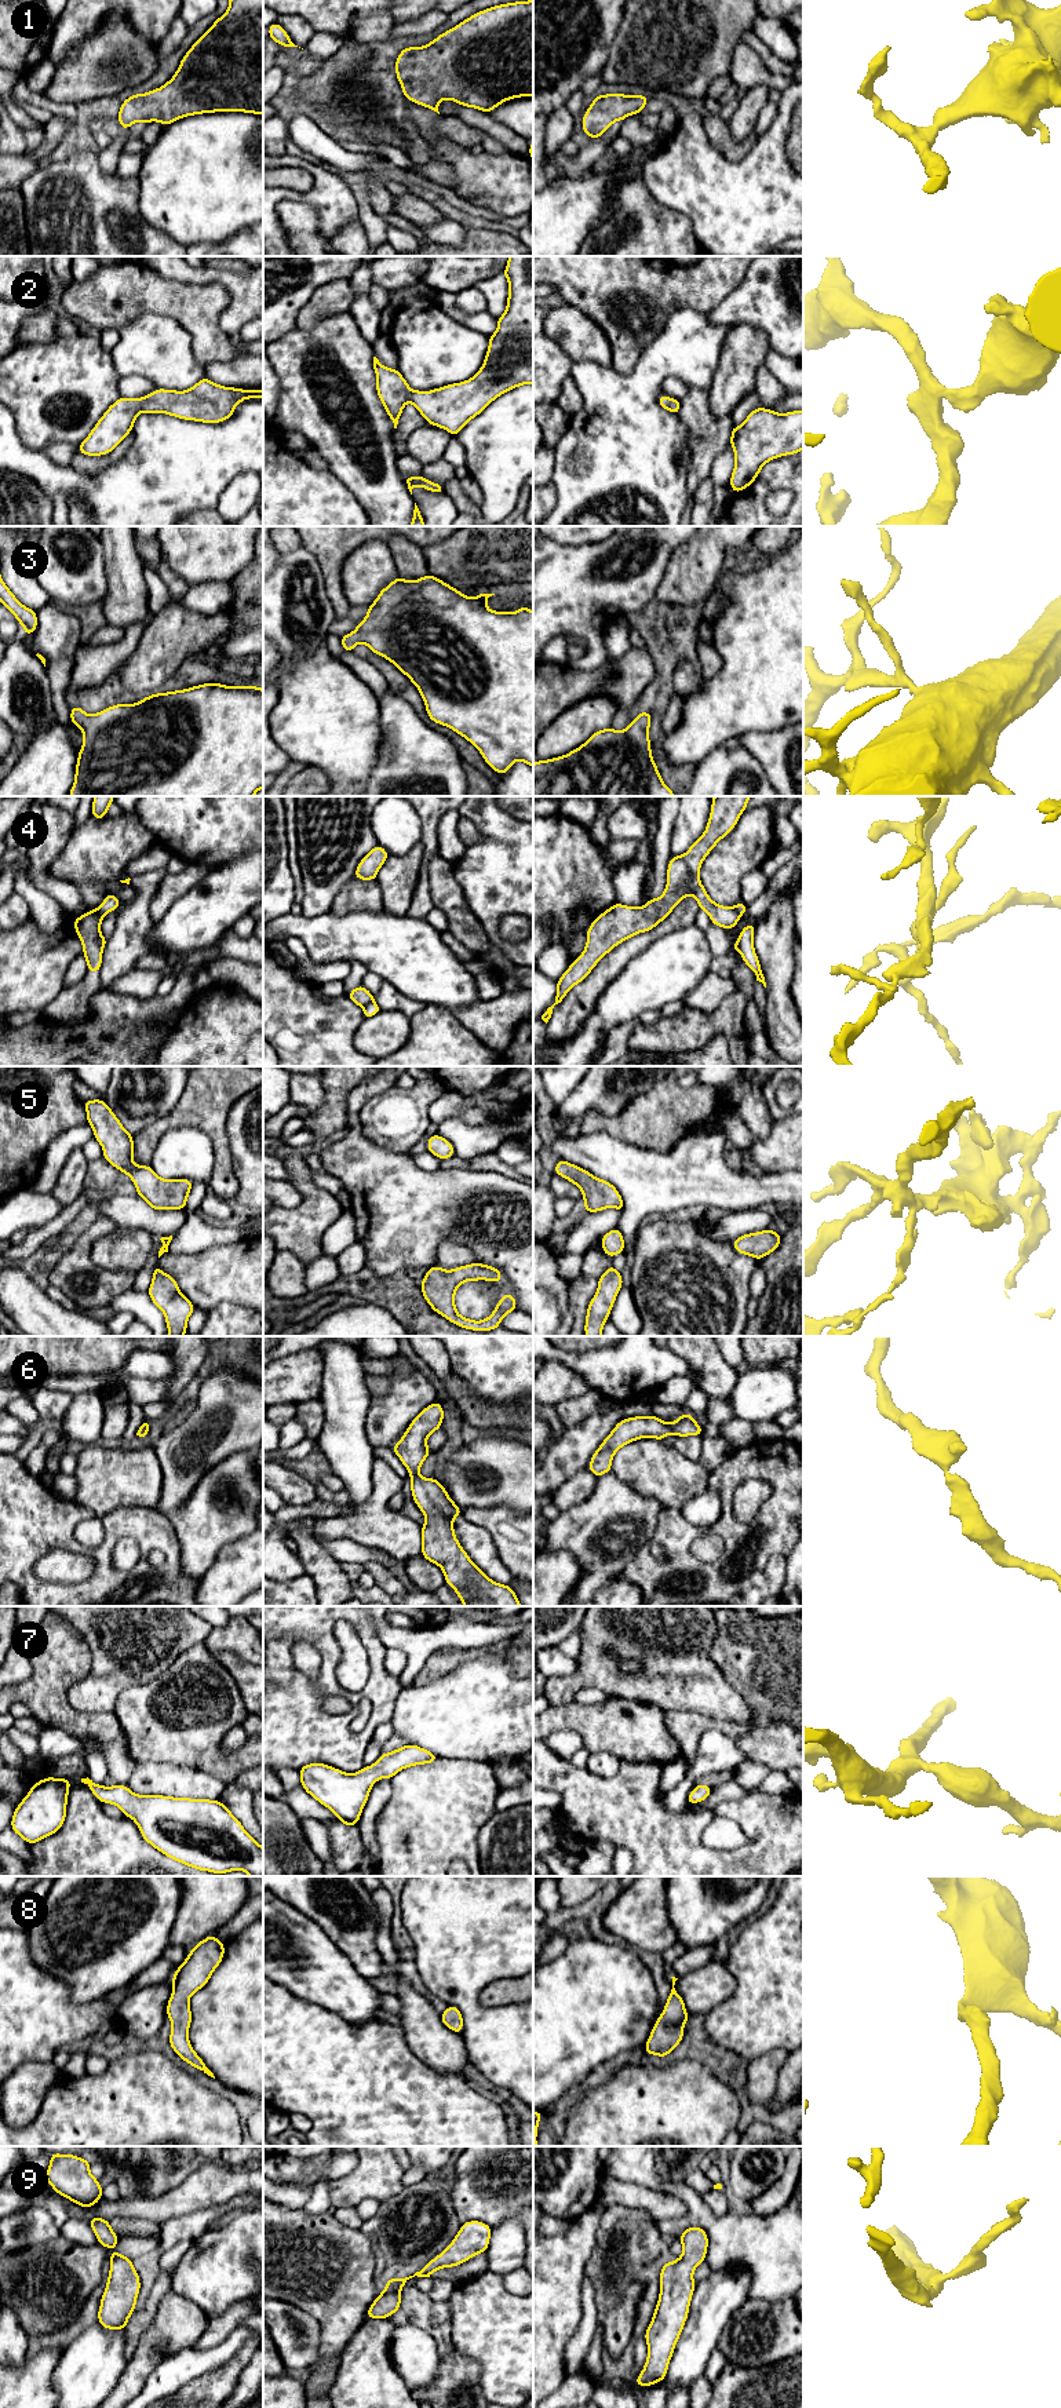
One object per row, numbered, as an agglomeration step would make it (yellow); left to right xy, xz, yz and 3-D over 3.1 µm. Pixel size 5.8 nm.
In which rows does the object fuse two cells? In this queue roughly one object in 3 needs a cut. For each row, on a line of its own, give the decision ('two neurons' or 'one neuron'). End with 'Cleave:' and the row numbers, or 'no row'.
1: one neuron
2: one neuron
3: one neuron
4: one neuron
5: one neuron
6: one neuron
7: one neuron
8: one neuron
9: one neuron
Cleave: no row

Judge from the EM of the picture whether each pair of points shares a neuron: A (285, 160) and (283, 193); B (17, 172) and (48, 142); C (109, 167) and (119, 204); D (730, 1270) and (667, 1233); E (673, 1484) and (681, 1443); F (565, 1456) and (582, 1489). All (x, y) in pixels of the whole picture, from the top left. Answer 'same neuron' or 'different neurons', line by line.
A: same neuron
B: same neuron
C: different neurons
D: same neuron
E: different neurons
F: different neurons

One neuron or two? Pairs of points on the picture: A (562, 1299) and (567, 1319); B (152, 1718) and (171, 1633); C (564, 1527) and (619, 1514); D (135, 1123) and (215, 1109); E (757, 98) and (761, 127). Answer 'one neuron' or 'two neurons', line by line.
A: one neuron
B: two neurons
C: one neuron
D: two neurons
E: two neurons

